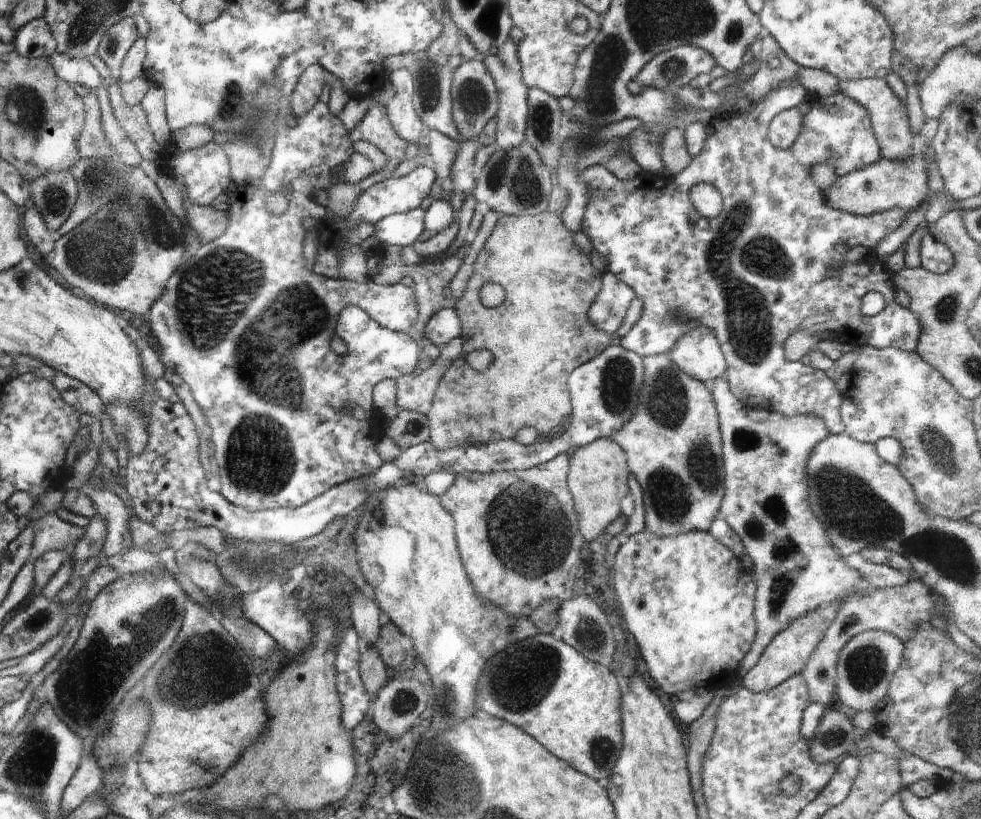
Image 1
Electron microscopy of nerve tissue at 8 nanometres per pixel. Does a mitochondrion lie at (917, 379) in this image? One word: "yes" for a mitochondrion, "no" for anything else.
no

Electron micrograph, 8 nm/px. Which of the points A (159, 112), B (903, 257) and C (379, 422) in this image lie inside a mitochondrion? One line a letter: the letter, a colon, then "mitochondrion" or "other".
A: other
B: other
C: other

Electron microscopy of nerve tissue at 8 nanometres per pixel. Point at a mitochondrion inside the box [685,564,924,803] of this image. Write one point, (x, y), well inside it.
(866, 666)

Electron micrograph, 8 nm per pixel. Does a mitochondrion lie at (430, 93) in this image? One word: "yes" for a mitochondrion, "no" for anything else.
yes

